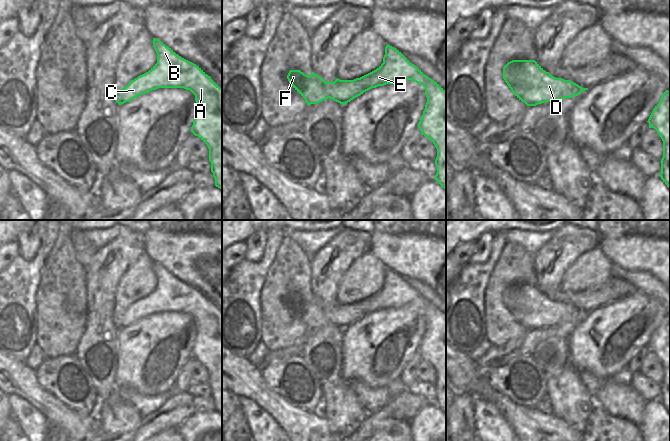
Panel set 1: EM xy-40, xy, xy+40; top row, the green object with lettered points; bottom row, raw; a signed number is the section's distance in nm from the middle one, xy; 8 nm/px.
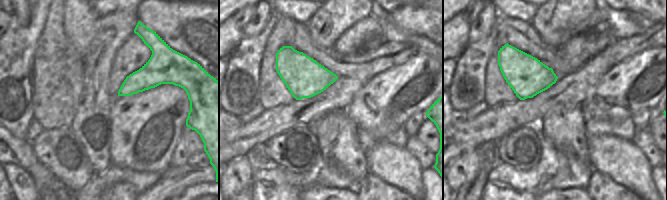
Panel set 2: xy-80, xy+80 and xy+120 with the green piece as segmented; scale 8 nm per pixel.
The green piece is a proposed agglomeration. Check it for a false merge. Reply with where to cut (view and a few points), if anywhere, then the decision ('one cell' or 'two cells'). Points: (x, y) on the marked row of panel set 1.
no cut | one cell

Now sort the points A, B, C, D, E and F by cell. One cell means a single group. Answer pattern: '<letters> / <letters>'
A B C D E F

